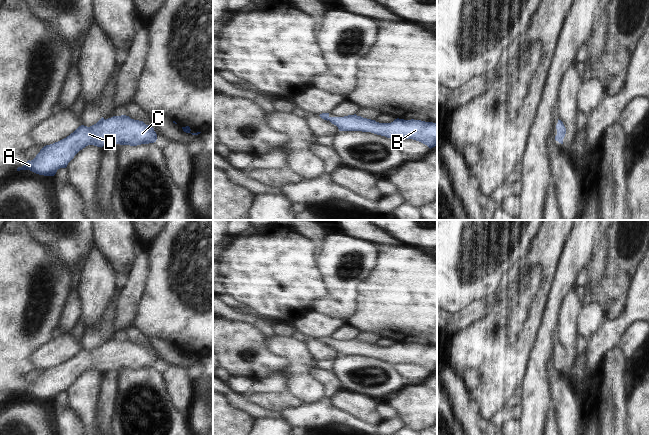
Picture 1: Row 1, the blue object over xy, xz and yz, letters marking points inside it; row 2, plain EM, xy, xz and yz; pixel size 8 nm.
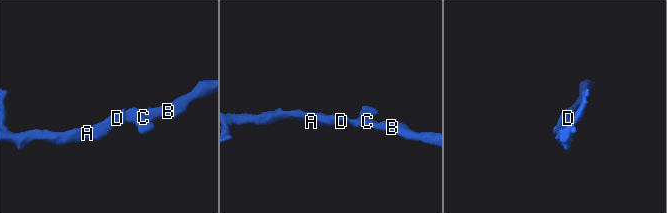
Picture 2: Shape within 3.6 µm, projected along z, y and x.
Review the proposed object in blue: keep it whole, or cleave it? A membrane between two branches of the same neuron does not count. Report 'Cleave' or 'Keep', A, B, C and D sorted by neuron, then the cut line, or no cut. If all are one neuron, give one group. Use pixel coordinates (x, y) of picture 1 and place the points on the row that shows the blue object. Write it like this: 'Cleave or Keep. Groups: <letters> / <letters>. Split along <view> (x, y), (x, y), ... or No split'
Keep. Groups: A B C D. No split

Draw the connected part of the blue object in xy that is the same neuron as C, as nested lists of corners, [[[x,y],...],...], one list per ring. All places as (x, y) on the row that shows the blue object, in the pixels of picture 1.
[[[126,115],[113,116],[106,120],[102,117],[96,124],[90,127],[81,125],[66,138],[44,146],[33,160],[28,160],[22,167],[18,167],[17,171],[30,170],[39,175],[54,176],[58,169],[66,168],[74,156],[88,145],[102,148],[108,141],[113,144],[137,146],[154,143],[156,140],[157,134],[154,128],[143,121],[131,119]]]

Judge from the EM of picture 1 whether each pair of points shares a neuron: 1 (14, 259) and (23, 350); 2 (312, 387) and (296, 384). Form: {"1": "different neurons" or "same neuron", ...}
{"1": "same neuron", "2": "same neuron"}

